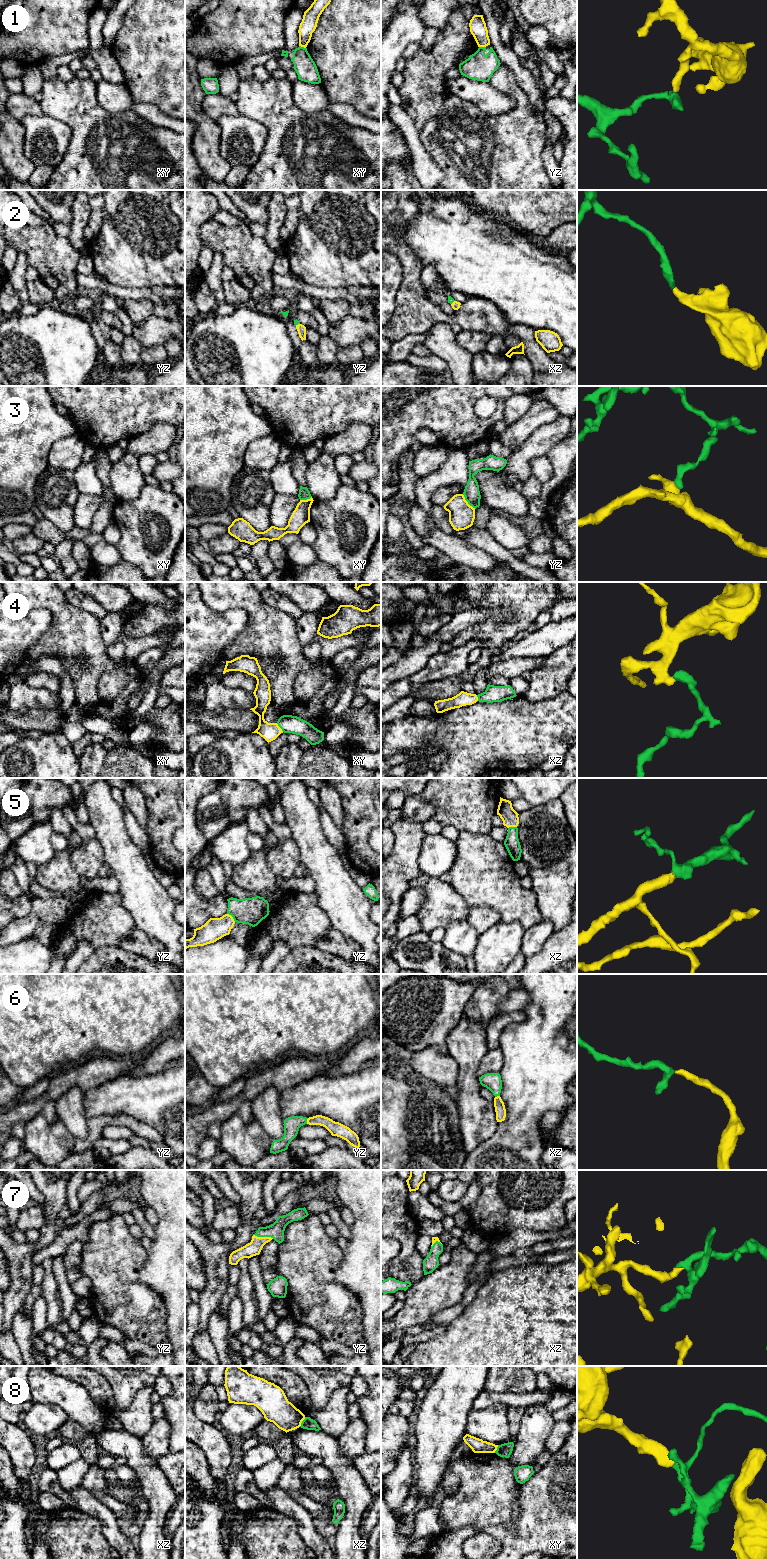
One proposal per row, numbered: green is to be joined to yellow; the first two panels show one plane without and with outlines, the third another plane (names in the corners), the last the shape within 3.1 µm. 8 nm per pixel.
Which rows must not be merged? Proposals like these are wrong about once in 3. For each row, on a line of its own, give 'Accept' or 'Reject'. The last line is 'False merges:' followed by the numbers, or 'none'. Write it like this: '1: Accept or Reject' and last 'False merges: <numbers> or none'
1: Reject
2: Accept
3: Reject
4: Reject
5: Accept
6: Accept
7: Accept
8: Reject
False merges: 1, 3, 4, 8

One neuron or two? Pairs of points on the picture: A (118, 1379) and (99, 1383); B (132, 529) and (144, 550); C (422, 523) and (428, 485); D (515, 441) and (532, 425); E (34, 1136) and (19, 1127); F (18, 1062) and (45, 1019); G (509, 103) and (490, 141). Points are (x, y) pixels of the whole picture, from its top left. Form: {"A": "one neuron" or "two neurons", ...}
{"A": "two neurons", "B": "one neuron", "C": "two neurons", "D": "one neuron", "E": "two neurons", "F": "one neuron", "G": "two neurons"}

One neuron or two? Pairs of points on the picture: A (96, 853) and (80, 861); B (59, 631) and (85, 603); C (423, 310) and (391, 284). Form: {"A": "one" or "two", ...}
{"A": "one", "B": "two", "C": "two"}

